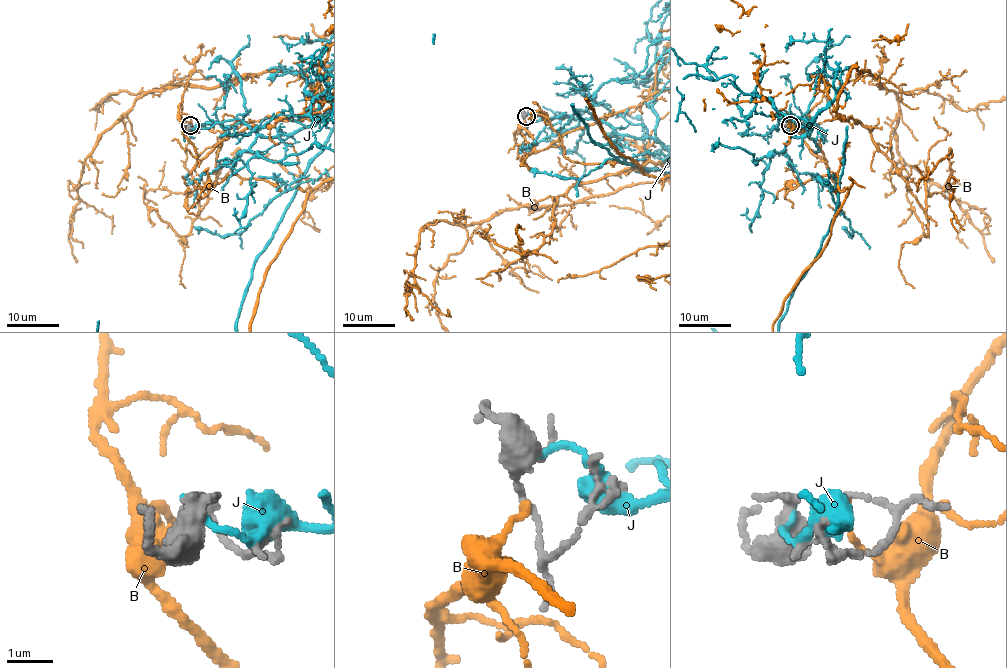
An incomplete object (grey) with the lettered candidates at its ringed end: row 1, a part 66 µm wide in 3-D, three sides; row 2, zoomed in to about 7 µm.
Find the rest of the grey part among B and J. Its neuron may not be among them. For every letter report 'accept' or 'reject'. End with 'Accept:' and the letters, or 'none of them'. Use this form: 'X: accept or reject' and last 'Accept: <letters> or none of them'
B: reject
J: reject
Accept: none of them

